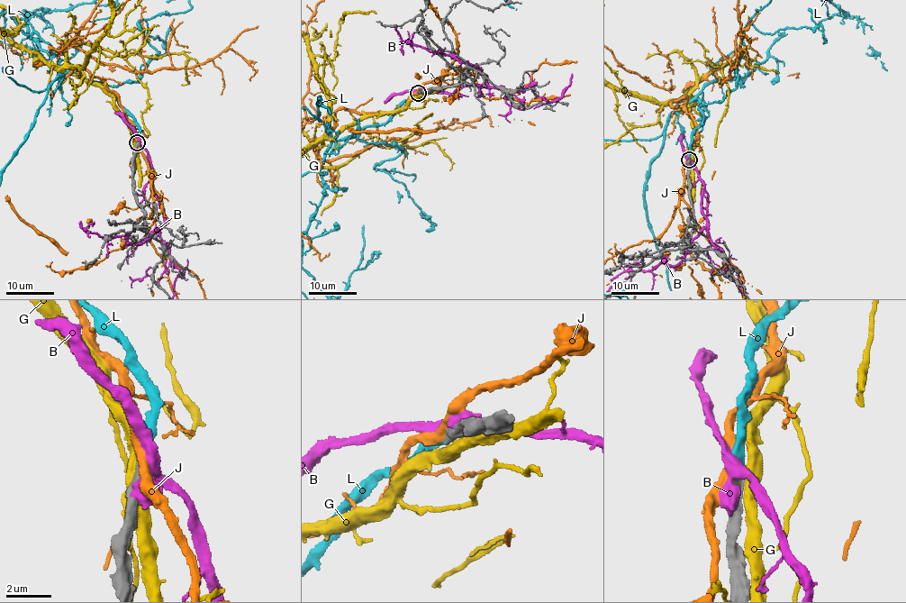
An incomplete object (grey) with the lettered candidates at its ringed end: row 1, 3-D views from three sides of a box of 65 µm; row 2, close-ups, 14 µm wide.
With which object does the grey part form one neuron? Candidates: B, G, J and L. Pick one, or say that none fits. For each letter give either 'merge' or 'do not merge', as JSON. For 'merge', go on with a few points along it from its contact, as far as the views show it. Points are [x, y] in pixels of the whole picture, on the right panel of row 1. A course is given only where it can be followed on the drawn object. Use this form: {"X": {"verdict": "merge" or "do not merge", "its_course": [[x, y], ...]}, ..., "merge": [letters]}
{"B": {"verdict": "do not merge"}, "G": {"verdict": "do not merge"}, "J": {"verdict": "do not merge"}, "L": {"verdict": "merge"}, "merge": ["L"]}

